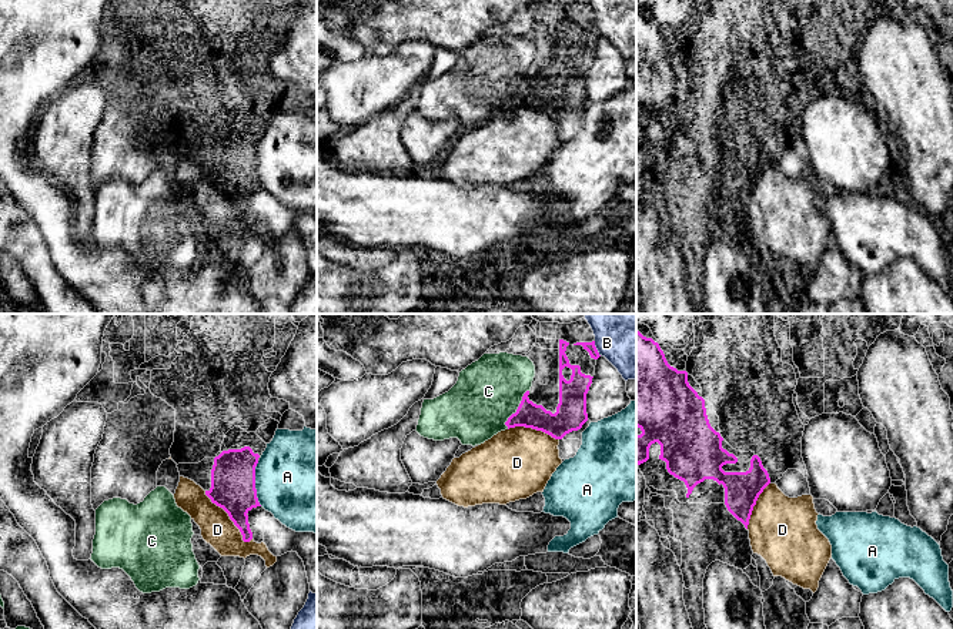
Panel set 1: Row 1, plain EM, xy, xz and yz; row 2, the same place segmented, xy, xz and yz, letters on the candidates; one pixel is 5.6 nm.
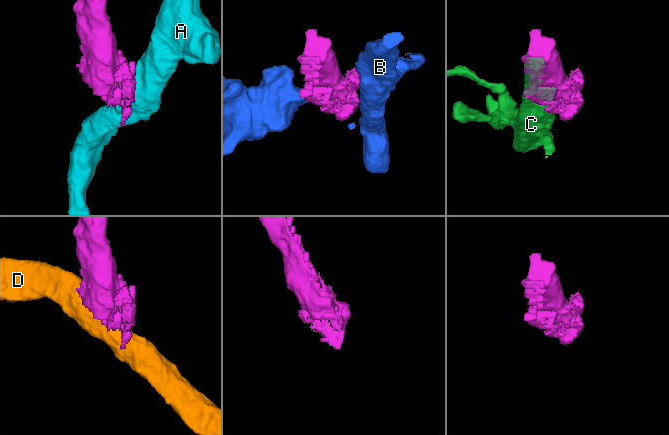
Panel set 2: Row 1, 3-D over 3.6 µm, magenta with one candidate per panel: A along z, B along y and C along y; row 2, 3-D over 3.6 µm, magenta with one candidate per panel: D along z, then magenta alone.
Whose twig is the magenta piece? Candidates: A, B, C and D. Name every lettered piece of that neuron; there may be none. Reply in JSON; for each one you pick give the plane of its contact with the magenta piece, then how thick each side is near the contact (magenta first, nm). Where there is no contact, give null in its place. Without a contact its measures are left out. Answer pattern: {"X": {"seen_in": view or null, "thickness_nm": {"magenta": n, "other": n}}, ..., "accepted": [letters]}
{"C": {"seen_in": "xz", "thickness_nm": {"magenta": 140, "other": 360}}, "accepted": ["C"]}

